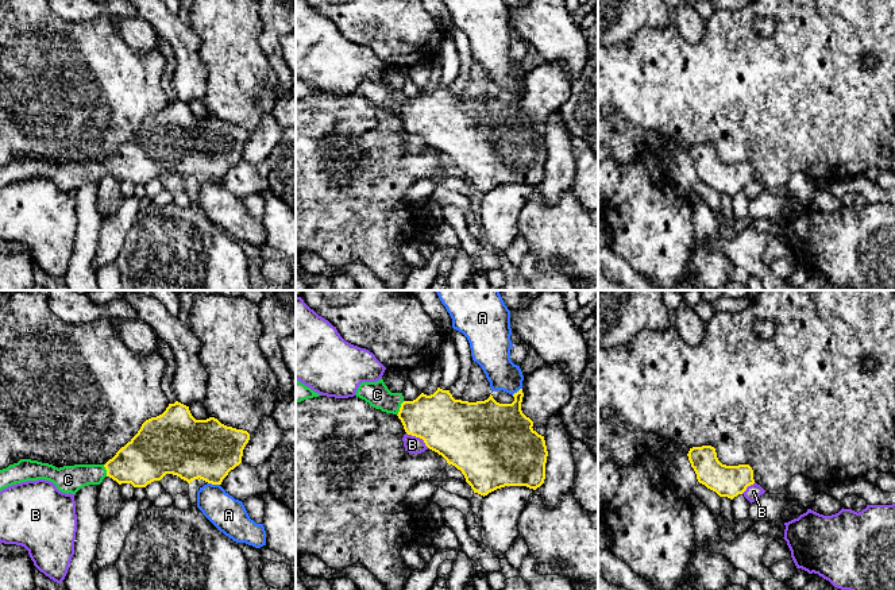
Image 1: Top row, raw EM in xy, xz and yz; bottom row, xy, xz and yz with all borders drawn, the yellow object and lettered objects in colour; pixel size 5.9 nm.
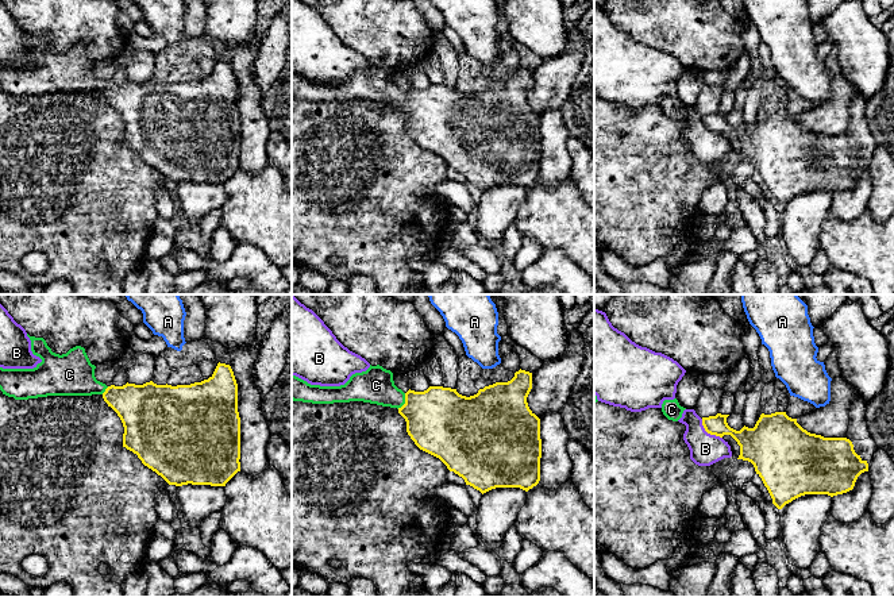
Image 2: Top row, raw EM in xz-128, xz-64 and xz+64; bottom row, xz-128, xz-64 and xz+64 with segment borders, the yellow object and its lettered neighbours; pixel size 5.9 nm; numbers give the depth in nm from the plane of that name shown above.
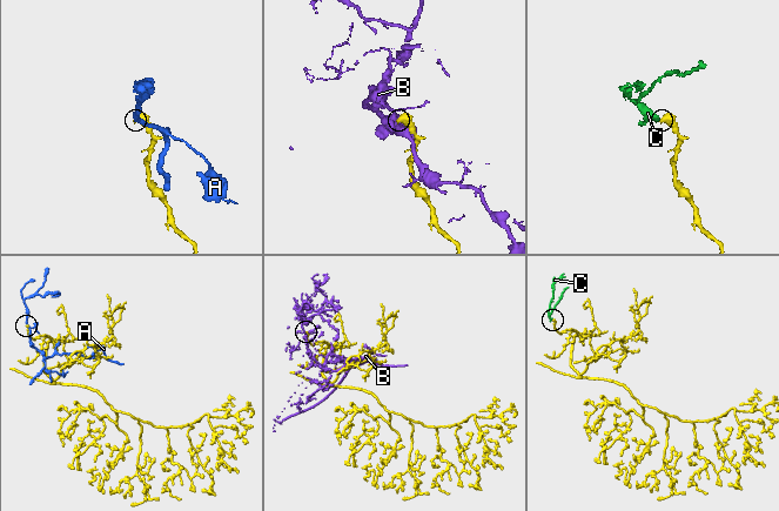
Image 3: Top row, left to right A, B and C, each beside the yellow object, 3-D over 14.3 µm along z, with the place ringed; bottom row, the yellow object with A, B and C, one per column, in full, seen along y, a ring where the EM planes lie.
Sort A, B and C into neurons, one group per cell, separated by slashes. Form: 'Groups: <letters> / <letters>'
Groups: A / B / C

